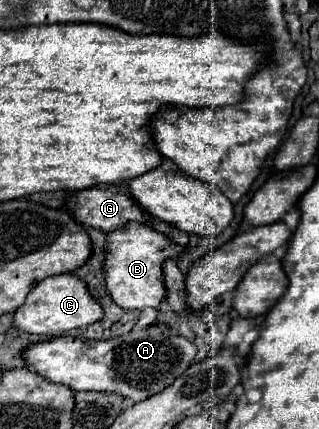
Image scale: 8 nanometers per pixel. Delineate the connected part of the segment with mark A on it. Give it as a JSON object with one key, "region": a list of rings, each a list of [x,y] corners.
{"region":[[[158,322],[140,330],[132,330],[120,338],[110,340],[80,340],[74,336],[52,338],[28,350],[32,370],[50,382],[66,384],[72,390],[88,390],[102,394],[118,394],[132,402],[142,402],[166,386],[170,386],[182,372],[188,370],[196,356],[196,346]]]}

